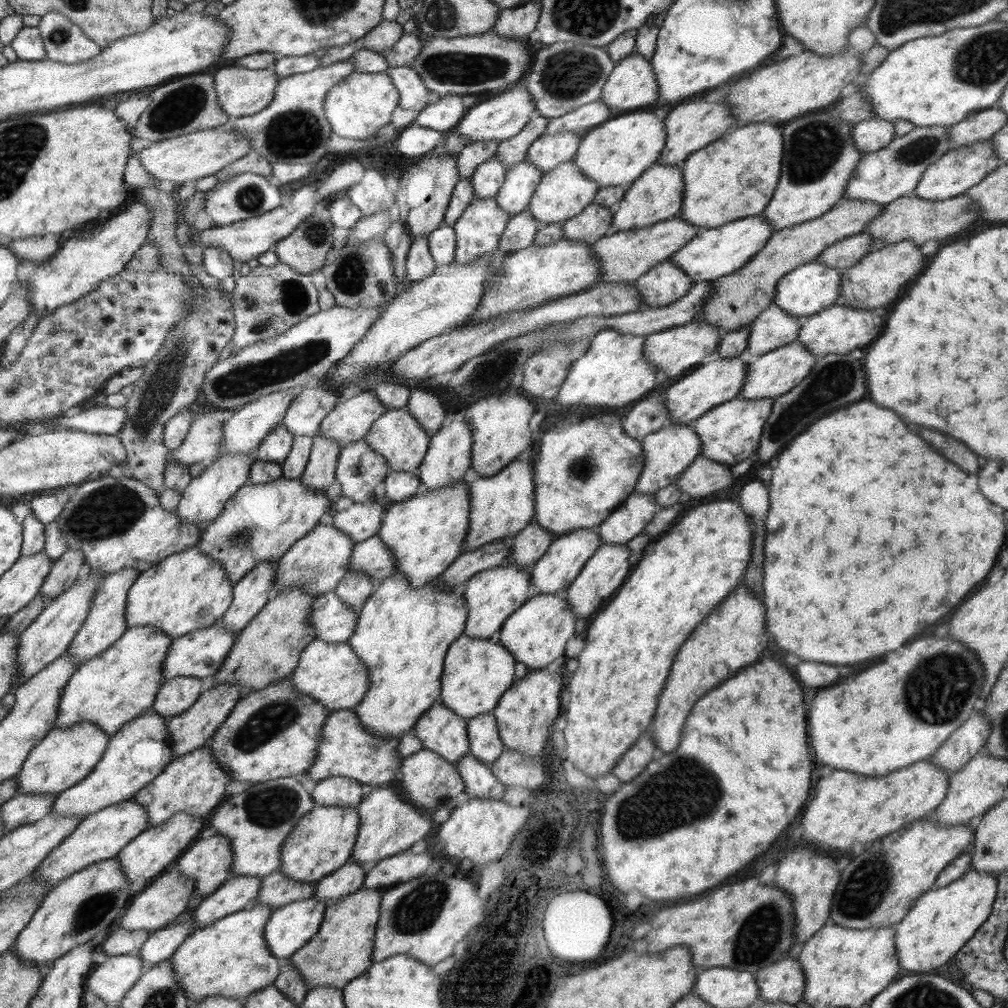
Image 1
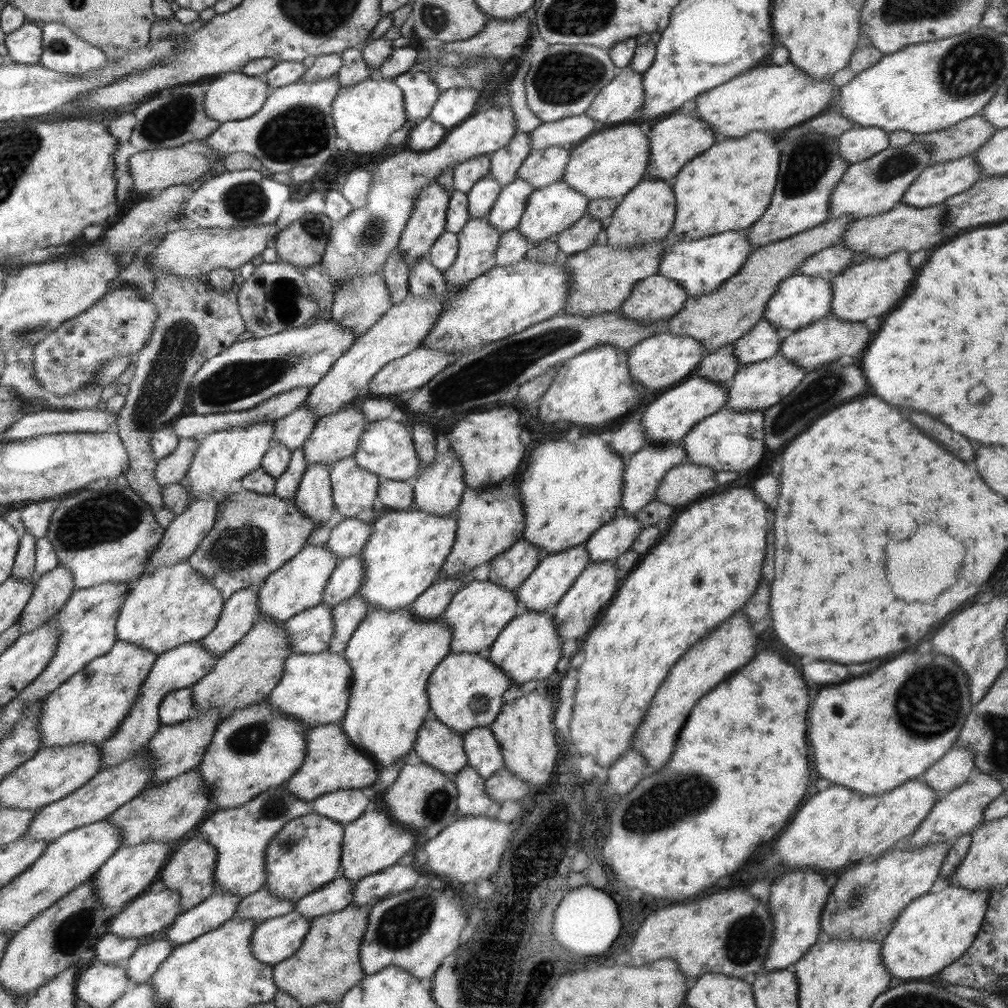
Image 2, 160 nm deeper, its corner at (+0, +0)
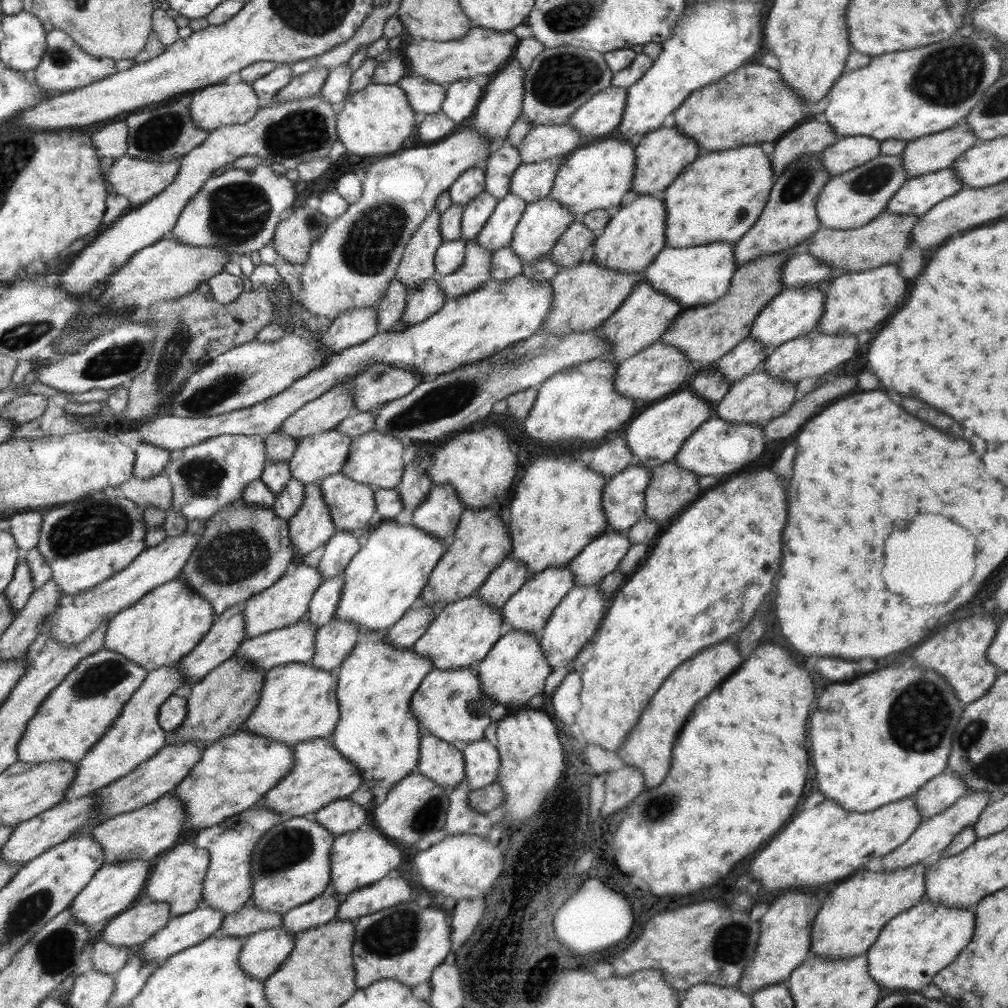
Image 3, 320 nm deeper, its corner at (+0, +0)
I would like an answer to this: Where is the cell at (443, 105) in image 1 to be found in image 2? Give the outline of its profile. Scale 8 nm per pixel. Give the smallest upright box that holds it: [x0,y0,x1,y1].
[428,87,479,130]

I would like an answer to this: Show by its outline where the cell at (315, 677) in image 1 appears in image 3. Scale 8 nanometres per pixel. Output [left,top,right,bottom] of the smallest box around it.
[244,663,340,746]

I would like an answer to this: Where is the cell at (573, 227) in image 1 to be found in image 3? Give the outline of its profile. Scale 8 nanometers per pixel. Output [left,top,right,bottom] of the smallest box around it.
[549,219,595,268]

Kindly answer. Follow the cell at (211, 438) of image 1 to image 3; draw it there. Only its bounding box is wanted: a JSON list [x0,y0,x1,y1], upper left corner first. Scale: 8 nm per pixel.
[119,472,172,512]

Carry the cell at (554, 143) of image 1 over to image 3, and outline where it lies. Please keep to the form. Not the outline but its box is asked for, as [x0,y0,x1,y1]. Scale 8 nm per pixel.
[510,159,558,204]

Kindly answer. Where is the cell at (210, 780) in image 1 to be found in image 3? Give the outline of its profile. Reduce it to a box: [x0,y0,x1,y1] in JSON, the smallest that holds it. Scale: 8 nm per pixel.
[90,791,186,864]

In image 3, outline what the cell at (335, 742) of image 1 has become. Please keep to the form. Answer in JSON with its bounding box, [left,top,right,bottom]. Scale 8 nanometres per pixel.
[260,738,363,817]

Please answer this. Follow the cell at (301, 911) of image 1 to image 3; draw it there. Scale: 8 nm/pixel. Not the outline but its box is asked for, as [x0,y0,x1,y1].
[239,926,294,982]

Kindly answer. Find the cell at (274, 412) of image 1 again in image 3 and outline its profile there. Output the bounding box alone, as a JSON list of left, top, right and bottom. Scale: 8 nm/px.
[163,435,267,521]

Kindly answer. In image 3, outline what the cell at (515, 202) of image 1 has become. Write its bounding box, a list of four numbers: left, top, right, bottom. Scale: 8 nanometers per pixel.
[477,193,526,253]

